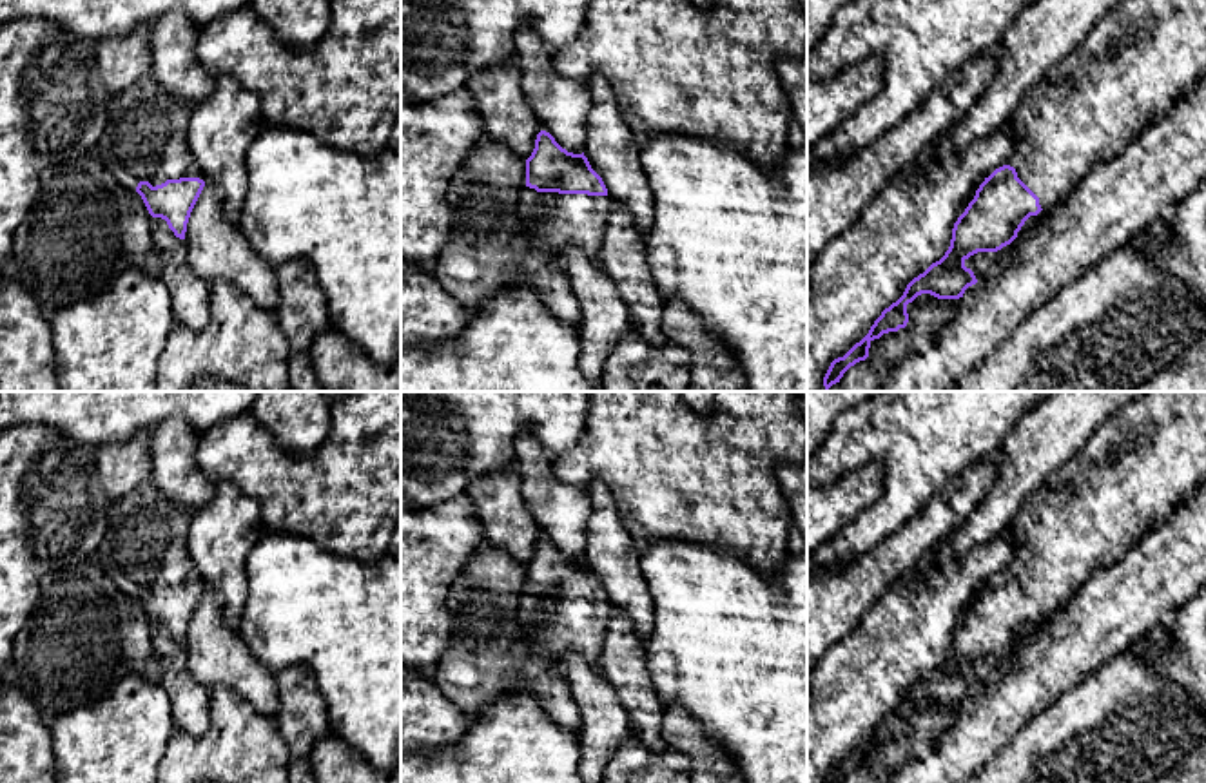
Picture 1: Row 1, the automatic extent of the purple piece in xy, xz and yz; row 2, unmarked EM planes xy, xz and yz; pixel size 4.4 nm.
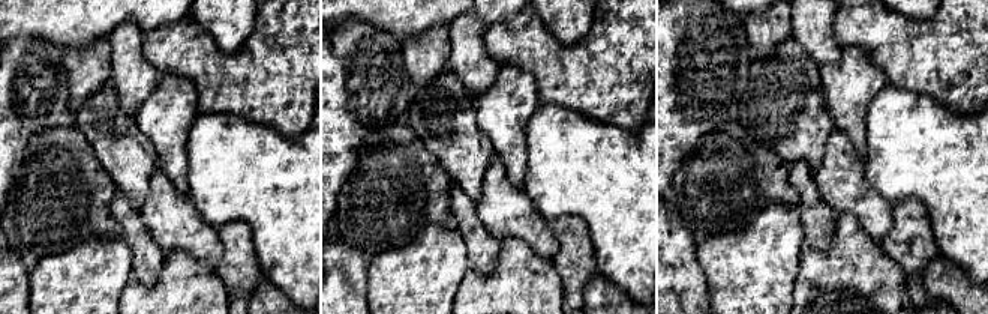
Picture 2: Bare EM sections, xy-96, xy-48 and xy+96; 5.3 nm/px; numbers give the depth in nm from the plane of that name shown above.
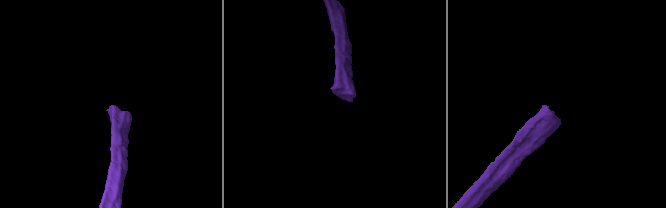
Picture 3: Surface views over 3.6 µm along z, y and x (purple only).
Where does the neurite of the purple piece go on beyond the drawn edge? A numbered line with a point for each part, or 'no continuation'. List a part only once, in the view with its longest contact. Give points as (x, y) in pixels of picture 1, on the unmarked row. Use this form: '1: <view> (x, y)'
1: xz (550, 628)

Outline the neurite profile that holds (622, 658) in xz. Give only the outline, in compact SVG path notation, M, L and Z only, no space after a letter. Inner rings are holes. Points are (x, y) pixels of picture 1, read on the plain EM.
M615 611L608 624L600 651L600 672L611 683L622 707L626 709L631 723L631 736L653 754L666 752L669 747L660 736L664 705L647 671L646 642L637 634L635 622L624 613Z

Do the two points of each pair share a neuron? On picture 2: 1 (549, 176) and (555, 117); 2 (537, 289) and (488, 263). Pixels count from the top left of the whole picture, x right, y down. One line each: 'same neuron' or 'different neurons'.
1: same neuron
2: different neurons

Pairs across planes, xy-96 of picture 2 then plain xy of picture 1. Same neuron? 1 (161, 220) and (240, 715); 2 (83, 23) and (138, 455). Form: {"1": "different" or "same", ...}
{"1": "different", "2": "different"}

